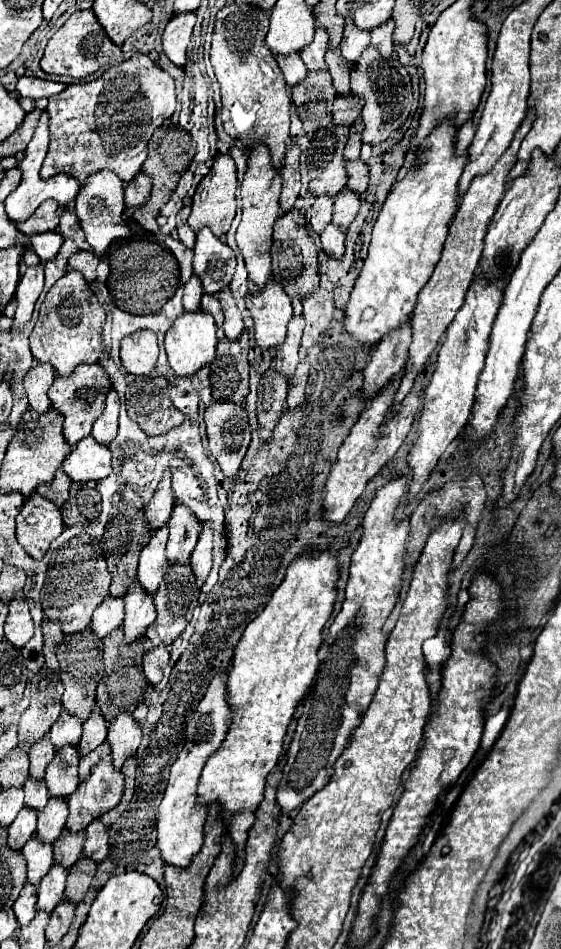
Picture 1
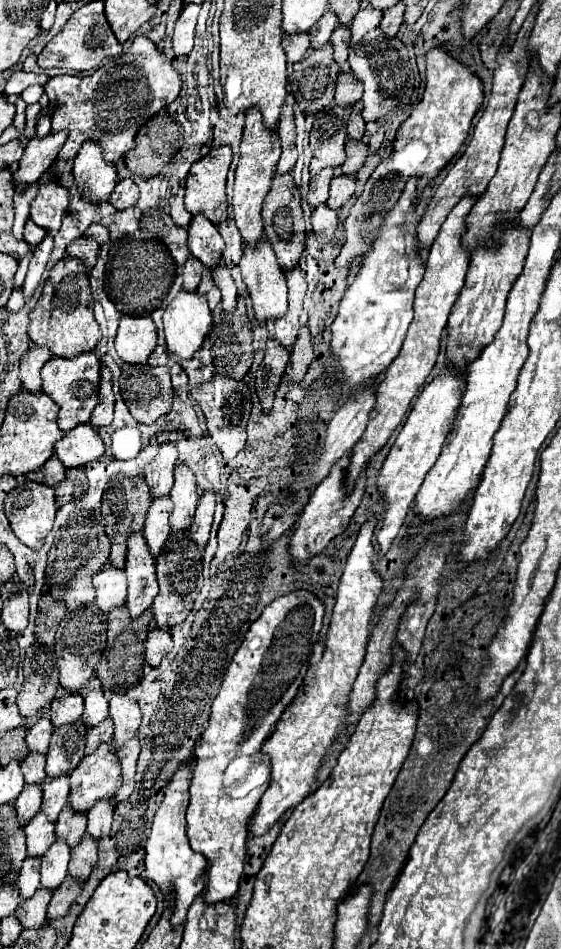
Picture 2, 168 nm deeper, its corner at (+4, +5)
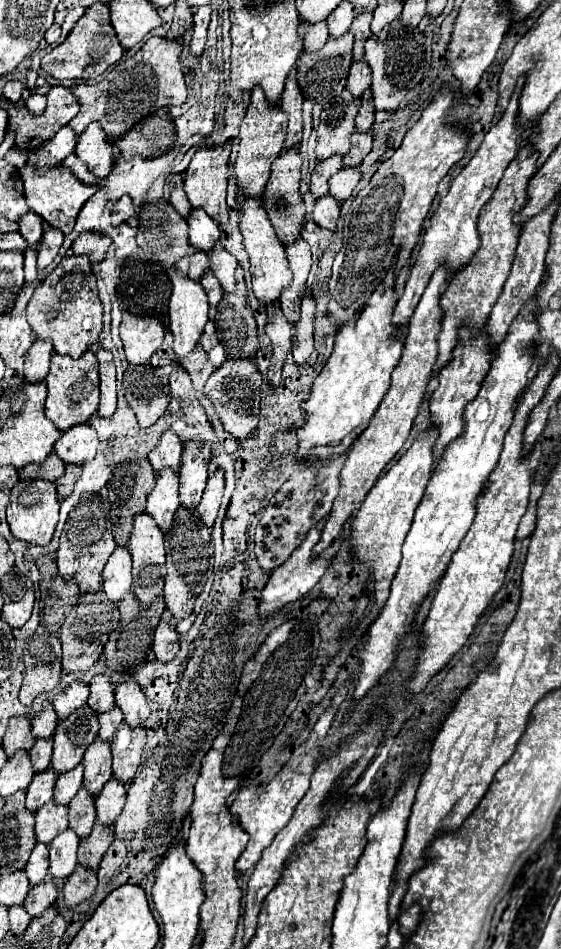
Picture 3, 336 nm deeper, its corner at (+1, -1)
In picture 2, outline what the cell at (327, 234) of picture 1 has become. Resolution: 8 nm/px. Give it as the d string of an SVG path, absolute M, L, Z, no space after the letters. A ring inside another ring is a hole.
M320 204L314 212L312 212L312 230L314 234L322 240L322 242L330 242L336 234L338 228L338 216L334 210L330 210L326 204Z

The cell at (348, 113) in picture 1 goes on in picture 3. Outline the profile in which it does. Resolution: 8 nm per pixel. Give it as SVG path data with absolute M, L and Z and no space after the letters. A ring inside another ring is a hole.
M365 60L361 62L355 62L349 70L349 76L347 76L347 90L353 94L353 96L361 96L371 84L371 70L367 66Z

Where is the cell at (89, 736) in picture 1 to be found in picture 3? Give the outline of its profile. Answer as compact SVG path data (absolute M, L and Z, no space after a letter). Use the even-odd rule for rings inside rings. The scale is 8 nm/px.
M95 676L89 682L91 694L89 694L89 708L97 714L109 712L115 706L115 698L113 698L113 684L109 682L107 676Z

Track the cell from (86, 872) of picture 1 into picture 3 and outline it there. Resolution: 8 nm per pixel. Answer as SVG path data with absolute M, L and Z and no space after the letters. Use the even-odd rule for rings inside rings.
M95 822L93 832L81 840L79 852L77 852L77 862L83 868L99 868L99 862L107 848L113 842L113 828L105 826L101 822Z

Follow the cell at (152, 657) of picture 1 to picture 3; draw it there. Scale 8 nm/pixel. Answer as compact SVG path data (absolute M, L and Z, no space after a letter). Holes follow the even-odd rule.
M159 622L159 626L155 628L153 652L159 662L171 662L179 652L179 634L173 630L171 624Z

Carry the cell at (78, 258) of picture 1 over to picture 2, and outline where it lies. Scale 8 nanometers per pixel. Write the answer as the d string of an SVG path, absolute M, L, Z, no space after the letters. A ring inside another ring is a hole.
M80 236L80 238L76 238L74 242L68 244L68 254L80 258L86 264L86 268L92 268L96 264L96 258L98 258L98 248L100 246L94 238Z

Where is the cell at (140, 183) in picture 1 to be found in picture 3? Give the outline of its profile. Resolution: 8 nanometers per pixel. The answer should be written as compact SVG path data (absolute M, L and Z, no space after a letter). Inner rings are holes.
M121 196L121 198L113 204L111 224L113 224L113 226L123 224L125 220L129 220L129 218L133 218L133 216L135 216L135 206L133 206L131 196Z

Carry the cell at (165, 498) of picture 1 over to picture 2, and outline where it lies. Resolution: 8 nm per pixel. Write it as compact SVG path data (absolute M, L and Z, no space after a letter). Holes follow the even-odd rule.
M164 444L156 458L144 468L144 478L152 490L152 496L170 494L170 488L174 484L174 466L176 466L176 446Z

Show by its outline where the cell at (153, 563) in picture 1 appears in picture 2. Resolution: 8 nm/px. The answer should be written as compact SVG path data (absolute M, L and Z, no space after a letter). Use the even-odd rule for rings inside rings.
M160 496L154 498L150 508L146 510L146 520L144 520L144 536L146 542L154 554L154 558L160 554L168 534L170 534L170 512L172 512L172 500L170 496Z

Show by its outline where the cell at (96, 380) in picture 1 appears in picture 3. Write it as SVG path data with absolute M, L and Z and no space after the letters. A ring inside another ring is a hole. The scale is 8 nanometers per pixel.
M87 350L77 360L73 360L71 356L53 354L45 384L49 388L47 402L45 402L45 414L51 422L55 422L55 426L61 432L69 430L75 424L89 422L89 418L97 412L97 406L99 406L99 372L97 372L97 358L91 350Z

